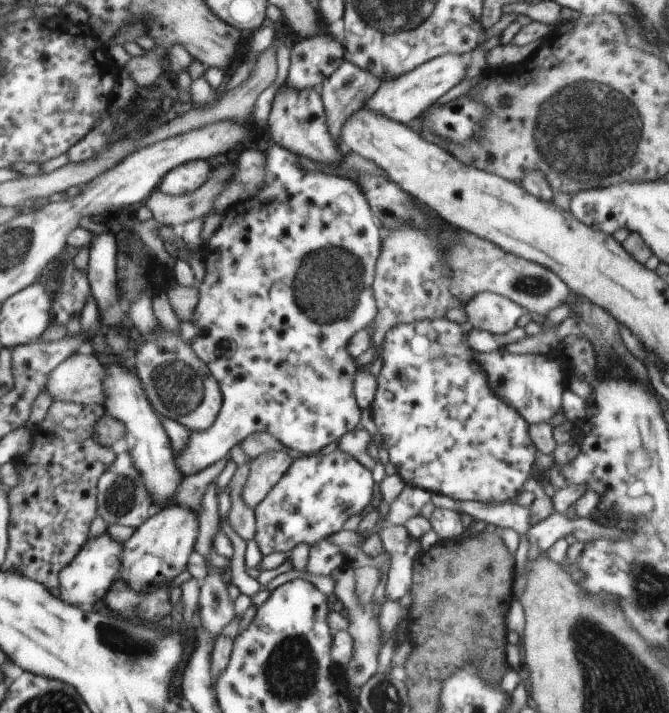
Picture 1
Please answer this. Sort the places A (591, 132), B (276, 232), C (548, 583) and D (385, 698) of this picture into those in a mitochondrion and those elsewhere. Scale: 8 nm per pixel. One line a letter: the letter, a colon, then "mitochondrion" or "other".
A: mitochondrion
B: other
C: other
D: mitochondrion

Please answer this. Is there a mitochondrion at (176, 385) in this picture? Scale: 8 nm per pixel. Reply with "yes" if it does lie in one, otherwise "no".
yes

